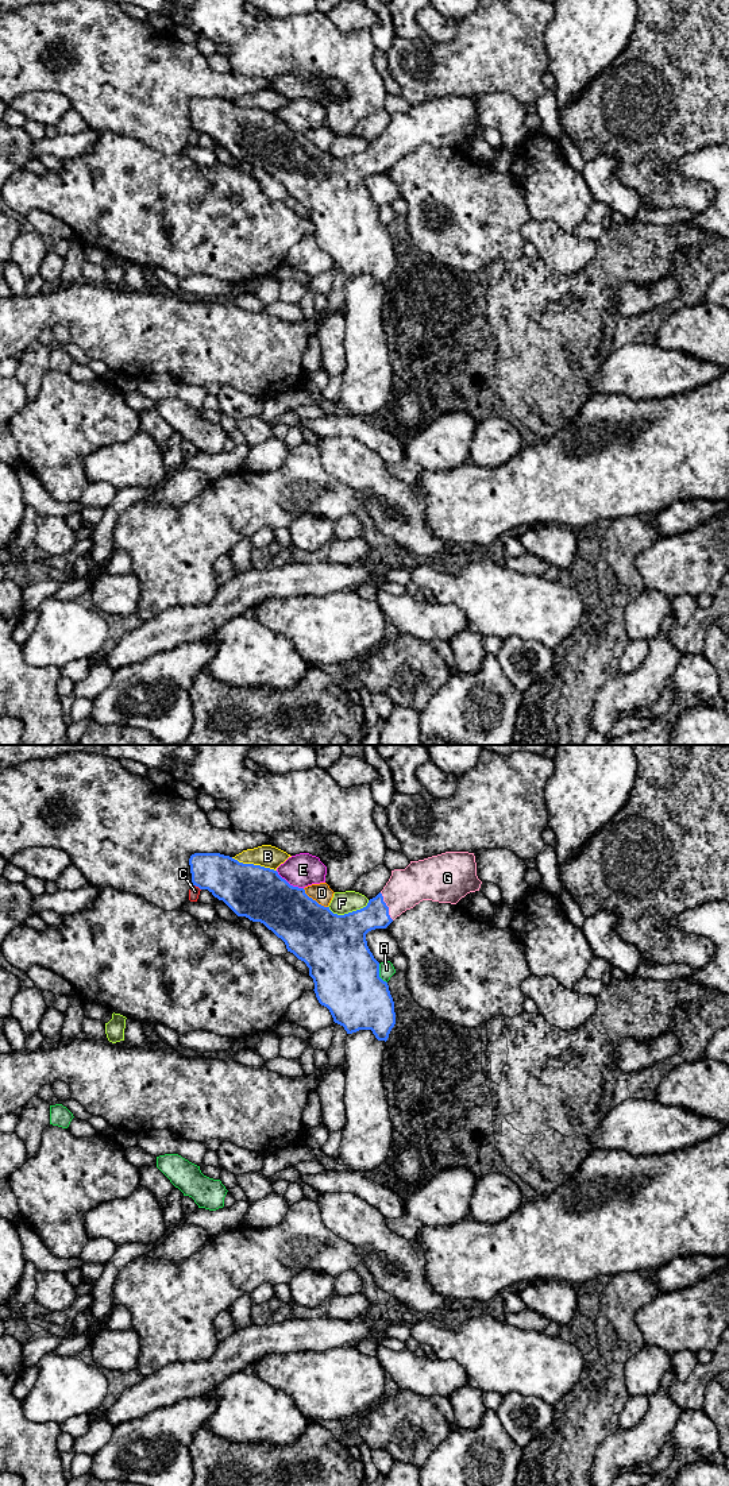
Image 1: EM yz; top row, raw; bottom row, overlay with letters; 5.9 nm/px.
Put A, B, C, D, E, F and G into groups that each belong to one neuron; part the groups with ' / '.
A / B / C / D / E / F / G

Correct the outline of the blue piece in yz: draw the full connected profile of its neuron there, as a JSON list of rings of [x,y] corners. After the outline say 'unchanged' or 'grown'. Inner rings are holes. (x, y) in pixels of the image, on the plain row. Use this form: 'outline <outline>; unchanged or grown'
outline [[[446,96],[392,115],[383,134],[366,151],[338,159],[309,142],[304,132],[290,130],[274,113],[243,108],[220,97],[194,97],[189,109],[193,130],[208,134],[238,161],[263,167],[285,186],[288,196],[306,208],[316,242],[329,254],[335,267],[347,278],[371,274],[378,285],[385,286],[396,269],[394,246],[387,227],[379,221],[379,207],[367,190],[366,178],[386,173],[423,144],[456,148],[467,138],[479,135],[482,128],[474,97]]]; grown

